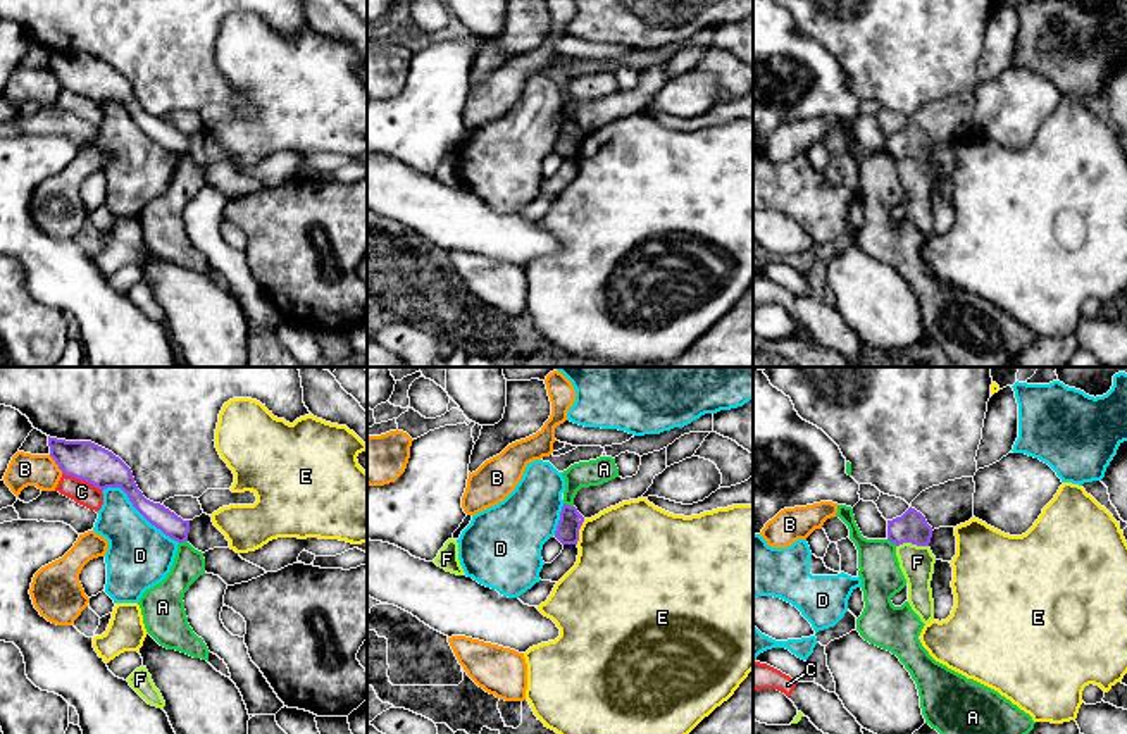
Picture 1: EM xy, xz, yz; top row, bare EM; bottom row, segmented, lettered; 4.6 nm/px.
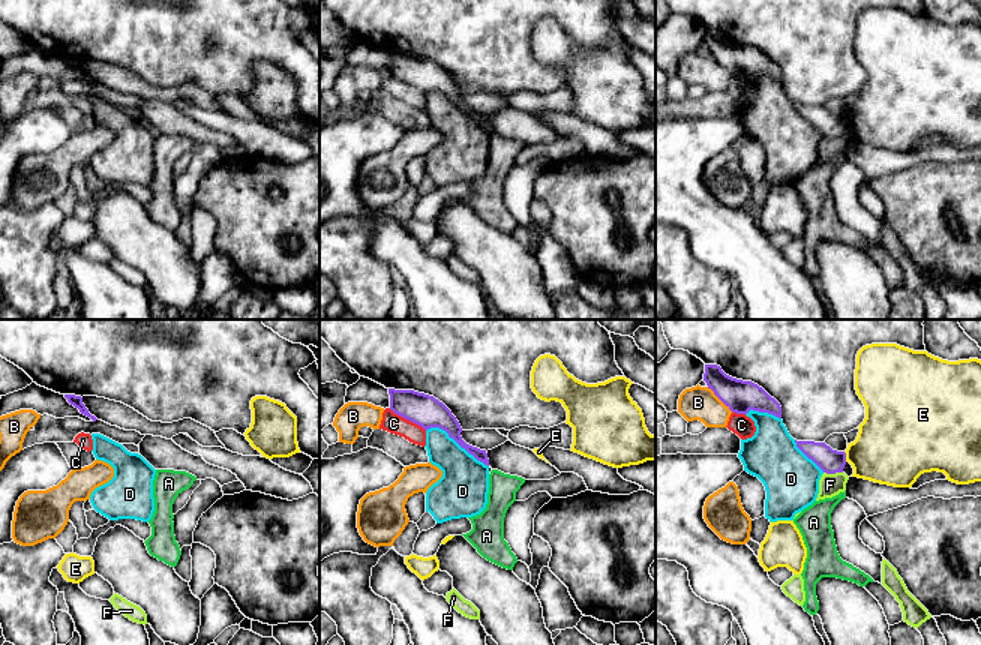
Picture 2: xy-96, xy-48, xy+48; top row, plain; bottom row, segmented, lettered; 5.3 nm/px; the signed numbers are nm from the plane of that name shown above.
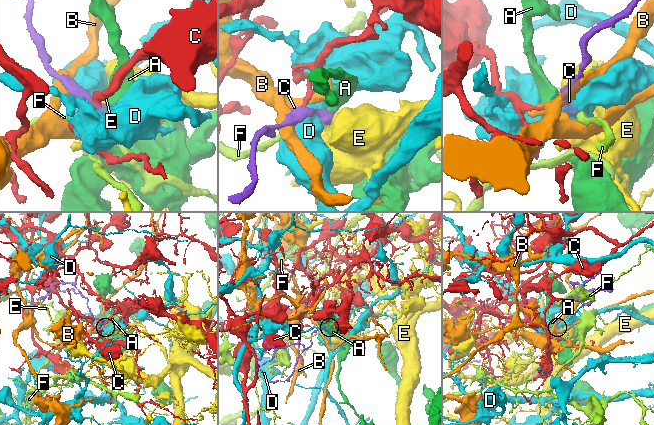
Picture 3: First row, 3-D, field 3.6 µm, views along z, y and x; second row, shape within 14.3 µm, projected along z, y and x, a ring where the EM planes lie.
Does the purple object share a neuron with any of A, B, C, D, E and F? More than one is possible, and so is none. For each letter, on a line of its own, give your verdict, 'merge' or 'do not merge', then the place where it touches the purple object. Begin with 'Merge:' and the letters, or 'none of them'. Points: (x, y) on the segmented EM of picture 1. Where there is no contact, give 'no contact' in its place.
Merge: none of them
A: do not merge | xz (569, 505)
B: do not merge | xy (56, 462)
C: do not merge | xy (83, 479)
D: do not merge | xy (138, 510)
E: do not merge | xz (578, 531)
F: do not merge | yz (912, 543)

